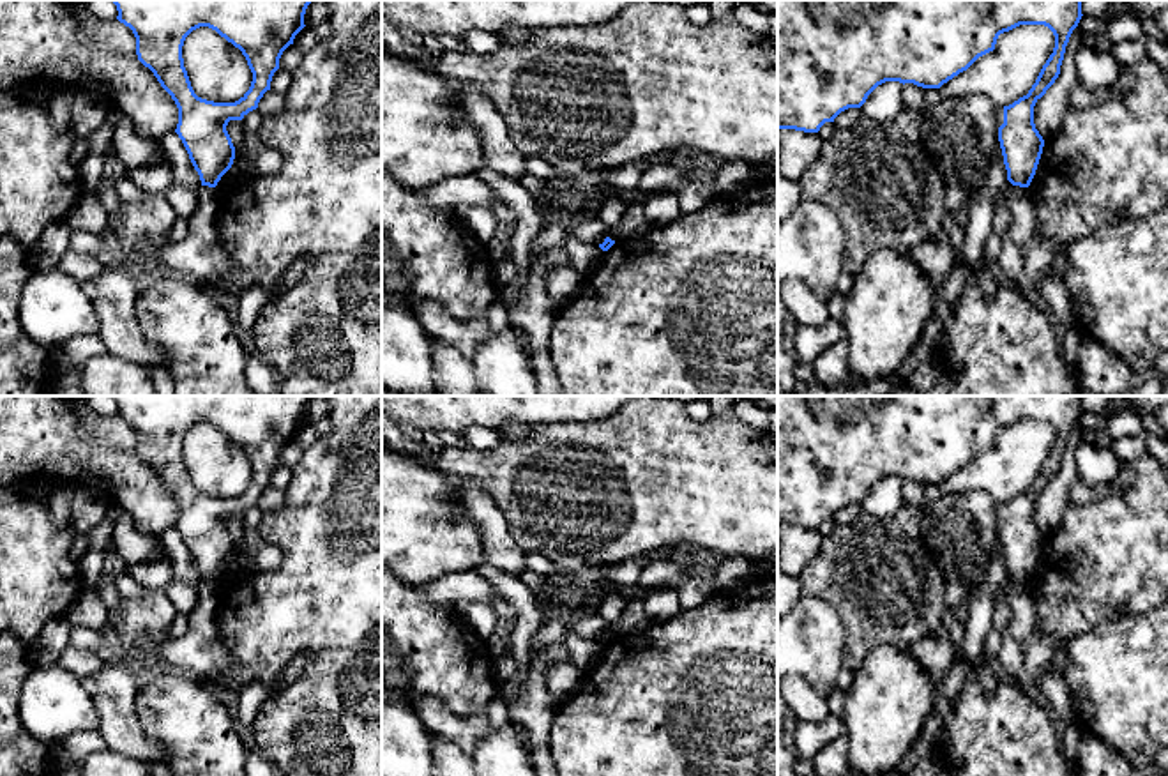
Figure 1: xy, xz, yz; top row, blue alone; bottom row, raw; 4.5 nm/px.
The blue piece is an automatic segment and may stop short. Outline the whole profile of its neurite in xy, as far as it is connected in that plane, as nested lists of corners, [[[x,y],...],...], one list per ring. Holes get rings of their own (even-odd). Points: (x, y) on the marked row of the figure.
[[[111,0],[117,19],[129,27],[136,37],[138,60],[148,67],[161,87],[178,108],[175,133],[182,140],[201,186],[216,187],[231,168],[235,147],[226,131],[230,120],[242,120],[258,108],[260,99],[270,90],[274,72],[279,69],[283,51],[293,44],[295,35],[306,27],[304,14],[311,0]],[[209,27],[242,51],[253,72],[249,90],[235,103],[214,103],[194,94],[184,67],[182,46],[186,37]]]

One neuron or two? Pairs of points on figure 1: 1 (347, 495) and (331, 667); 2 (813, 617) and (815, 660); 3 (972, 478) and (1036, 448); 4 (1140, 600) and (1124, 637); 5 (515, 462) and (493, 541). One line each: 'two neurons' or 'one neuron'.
1: two neurons
2: one neuron
3: one neuron
4: two neurons
5: two neurons

